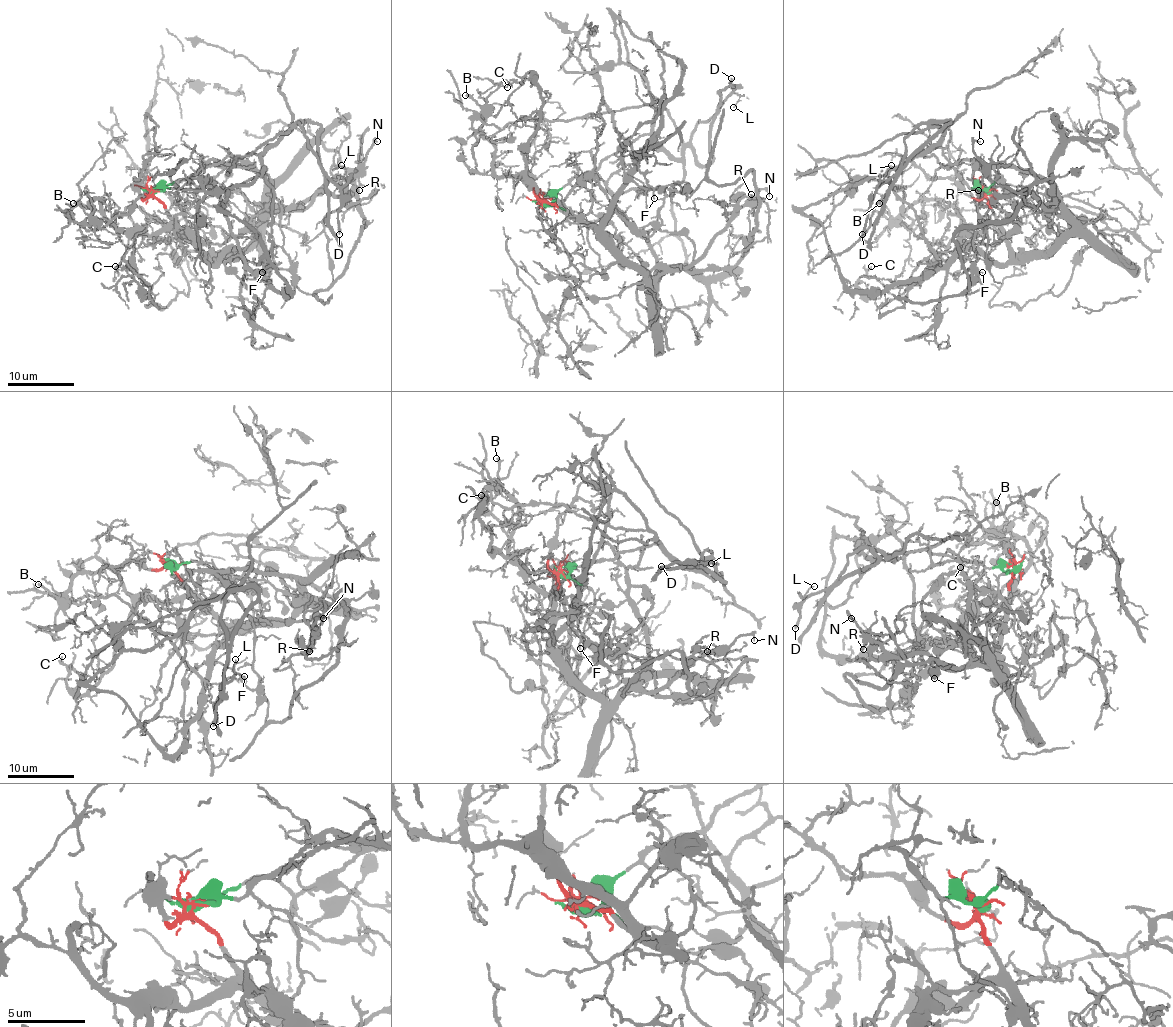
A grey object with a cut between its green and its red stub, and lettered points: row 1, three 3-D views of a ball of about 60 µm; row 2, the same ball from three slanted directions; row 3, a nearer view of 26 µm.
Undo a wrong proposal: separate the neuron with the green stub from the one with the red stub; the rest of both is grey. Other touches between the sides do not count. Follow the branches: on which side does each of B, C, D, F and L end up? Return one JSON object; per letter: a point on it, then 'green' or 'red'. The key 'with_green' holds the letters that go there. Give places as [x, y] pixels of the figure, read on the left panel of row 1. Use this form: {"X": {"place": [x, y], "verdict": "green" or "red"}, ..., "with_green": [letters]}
{"B": {"place": [73, 203], "verdict": "red"}, "C": {"place": [115, 266], "verdict": "red"}, "D": {"place": [339, 234], "verdict": "green"}, "F": {"place": [262, 272], "verdict": "red"}, "L": {"place": [341, 165], "verdict": "green"}, "with_green": ["D", "L"]}

